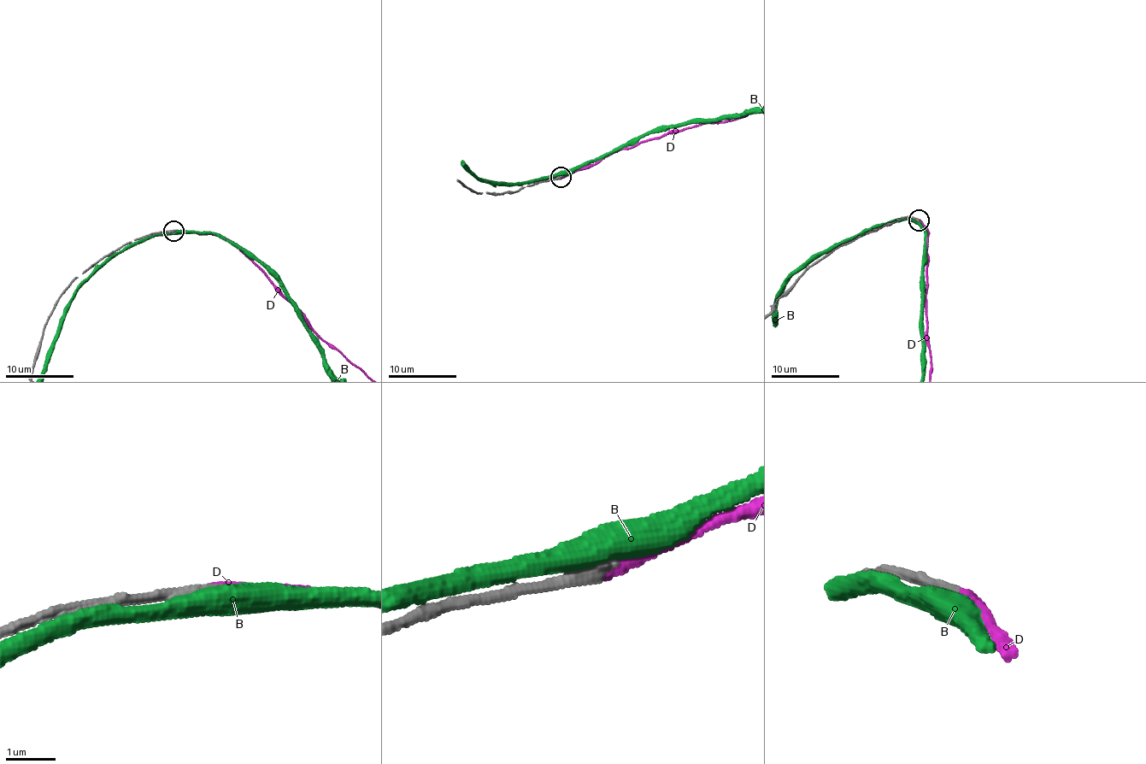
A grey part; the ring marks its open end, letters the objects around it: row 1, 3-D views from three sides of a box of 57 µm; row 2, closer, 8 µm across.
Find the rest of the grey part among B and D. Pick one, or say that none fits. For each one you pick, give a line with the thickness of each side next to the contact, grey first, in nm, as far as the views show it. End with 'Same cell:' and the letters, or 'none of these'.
D: 320/280 nm
Same cell: D

